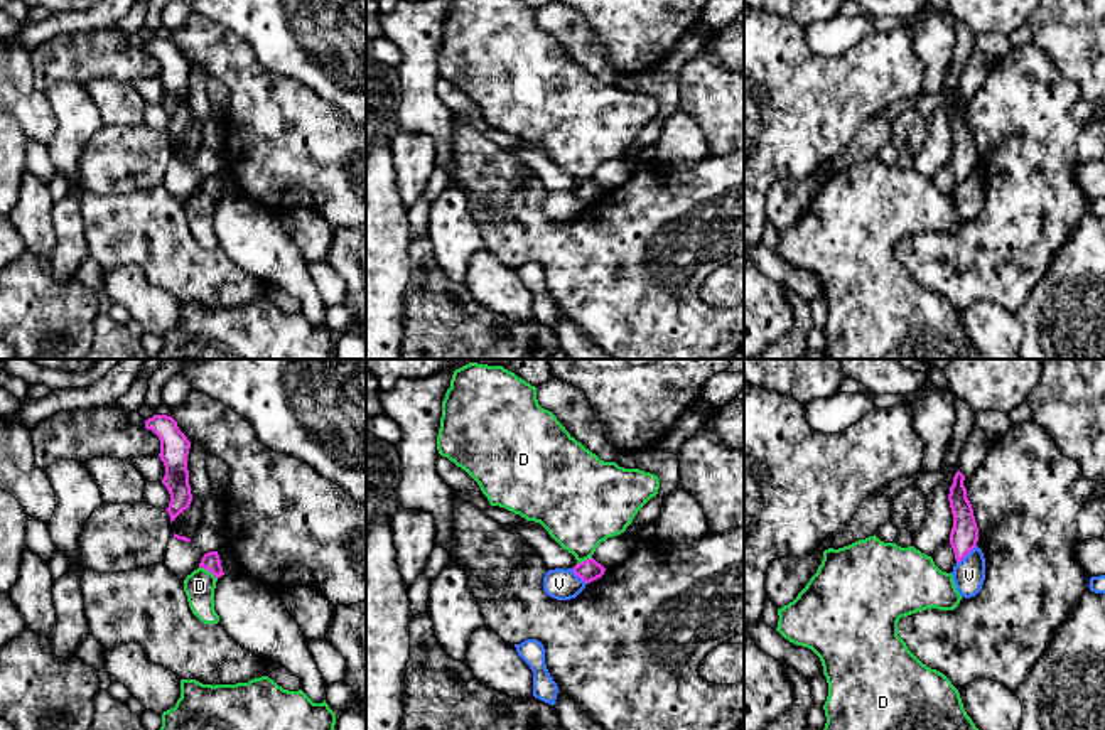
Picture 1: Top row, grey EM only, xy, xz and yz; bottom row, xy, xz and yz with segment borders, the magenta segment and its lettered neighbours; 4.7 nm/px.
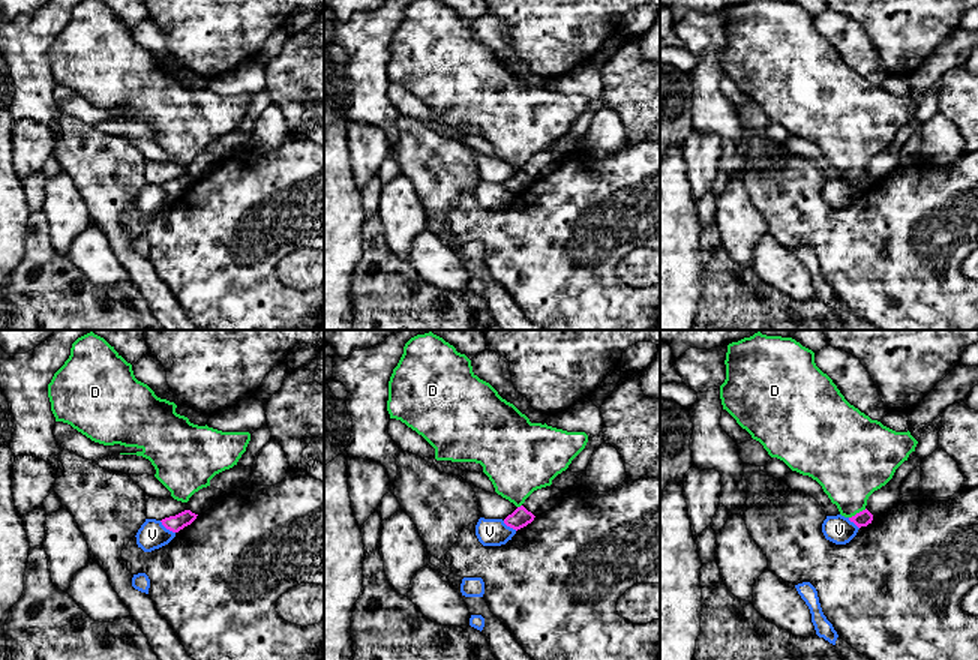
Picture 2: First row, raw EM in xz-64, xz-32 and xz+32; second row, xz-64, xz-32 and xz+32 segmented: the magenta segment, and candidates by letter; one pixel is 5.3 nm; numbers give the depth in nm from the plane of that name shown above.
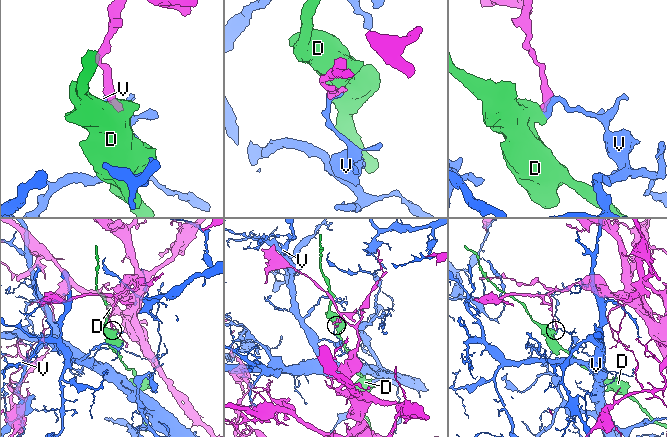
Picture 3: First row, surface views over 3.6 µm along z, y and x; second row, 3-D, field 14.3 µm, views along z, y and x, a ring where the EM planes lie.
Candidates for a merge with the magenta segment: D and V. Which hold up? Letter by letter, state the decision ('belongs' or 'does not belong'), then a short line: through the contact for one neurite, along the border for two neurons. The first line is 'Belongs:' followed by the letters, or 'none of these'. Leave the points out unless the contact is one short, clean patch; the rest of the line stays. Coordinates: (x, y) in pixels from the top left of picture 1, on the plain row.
Belongs: none of these
D: does not belong; line xy (199, 187), (216, 201)
V: does not belong

